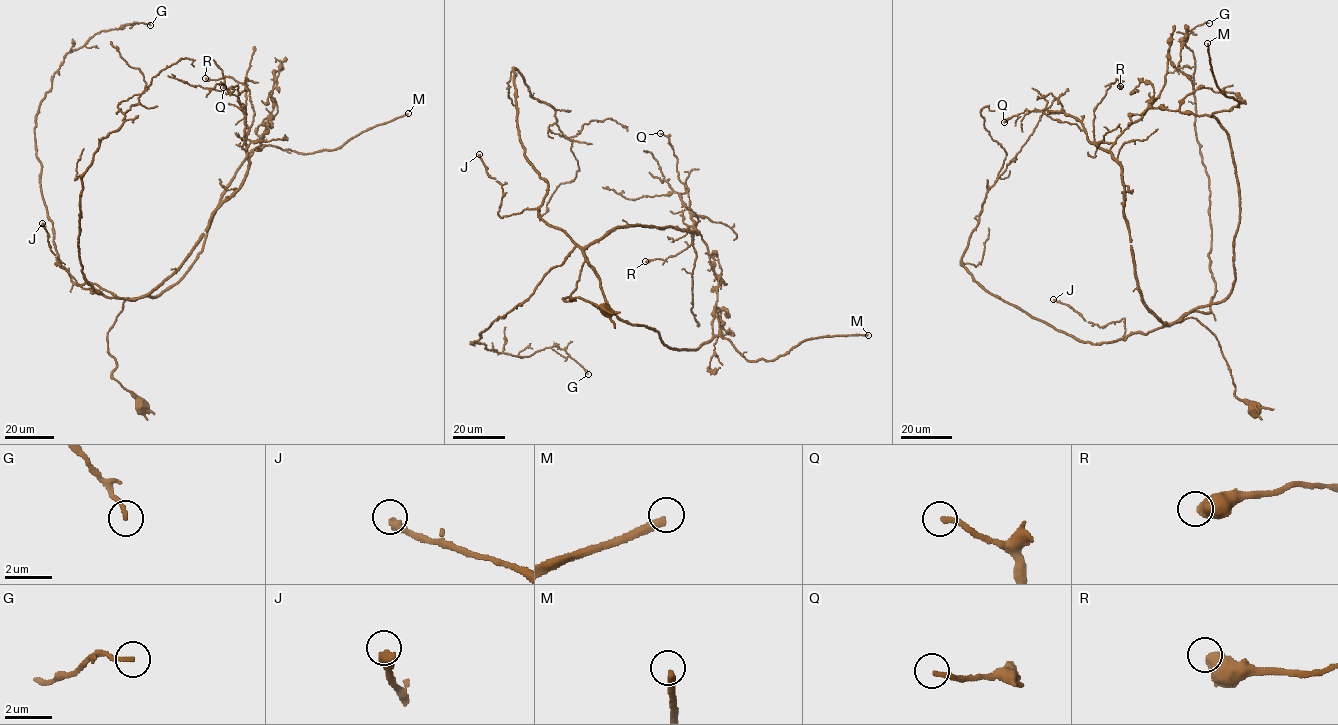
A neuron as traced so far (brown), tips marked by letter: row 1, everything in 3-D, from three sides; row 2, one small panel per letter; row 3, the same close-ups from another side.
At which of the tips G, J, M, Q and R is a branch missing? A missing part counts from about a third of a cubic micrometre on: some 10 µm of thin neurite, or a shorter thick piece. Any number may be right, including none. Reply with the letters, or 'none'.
J, M

